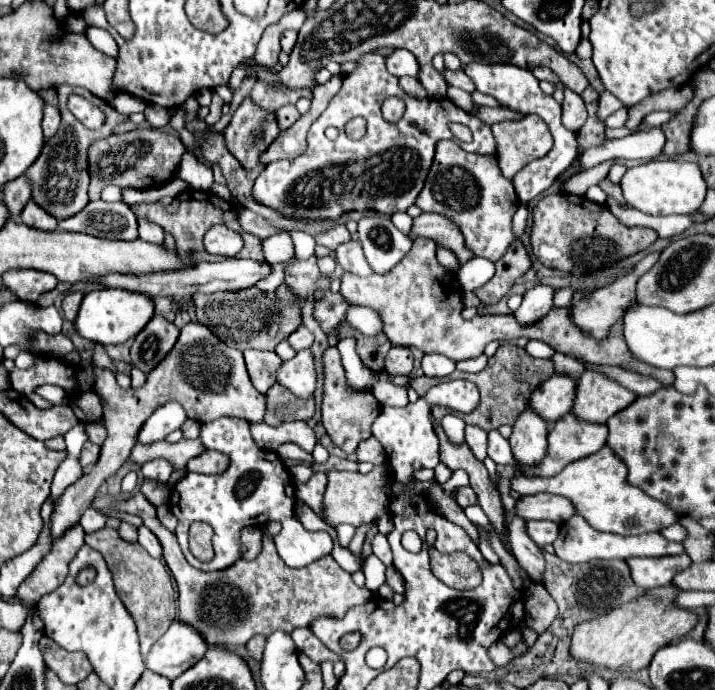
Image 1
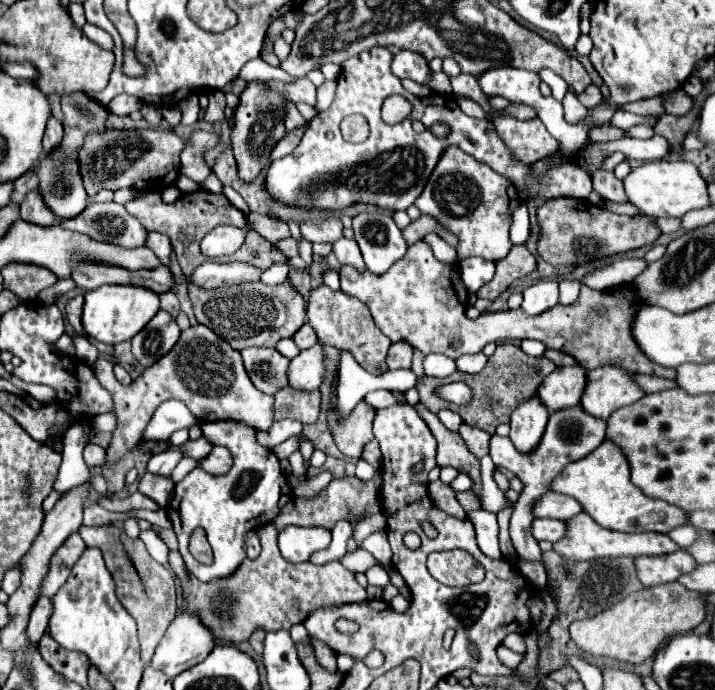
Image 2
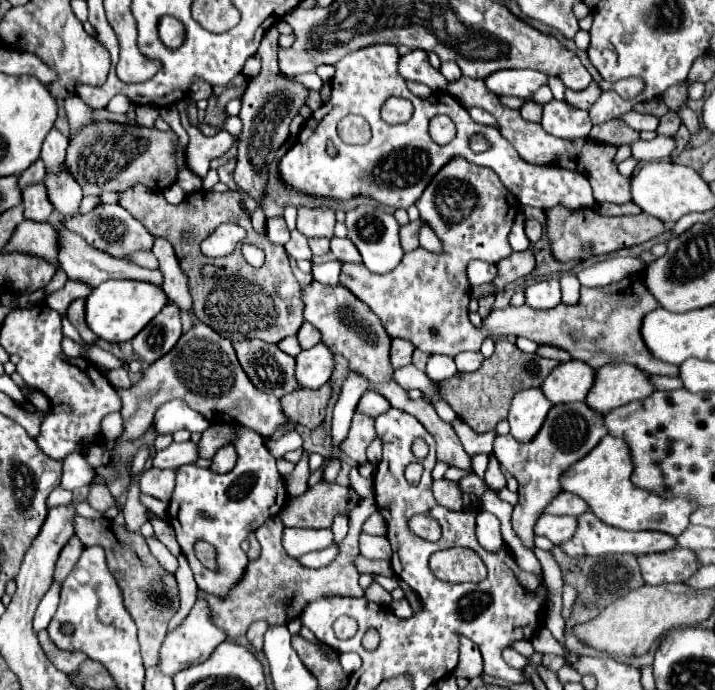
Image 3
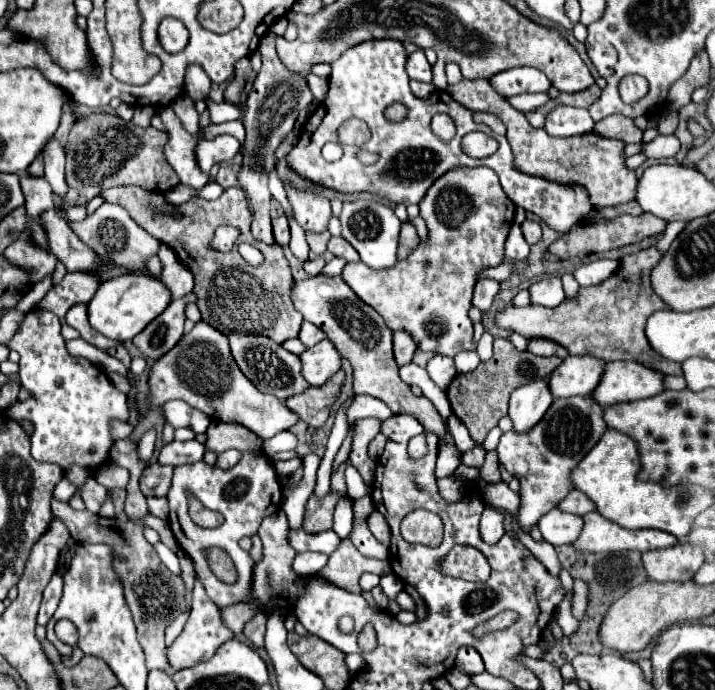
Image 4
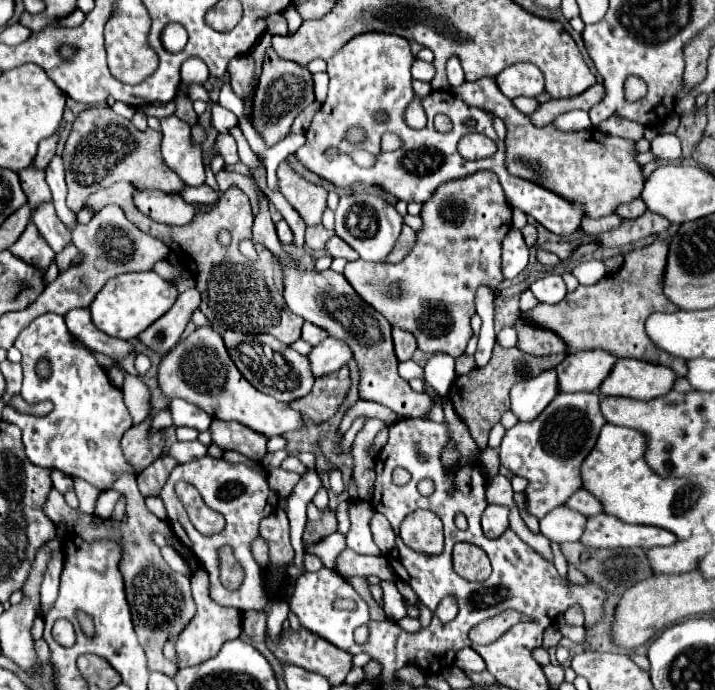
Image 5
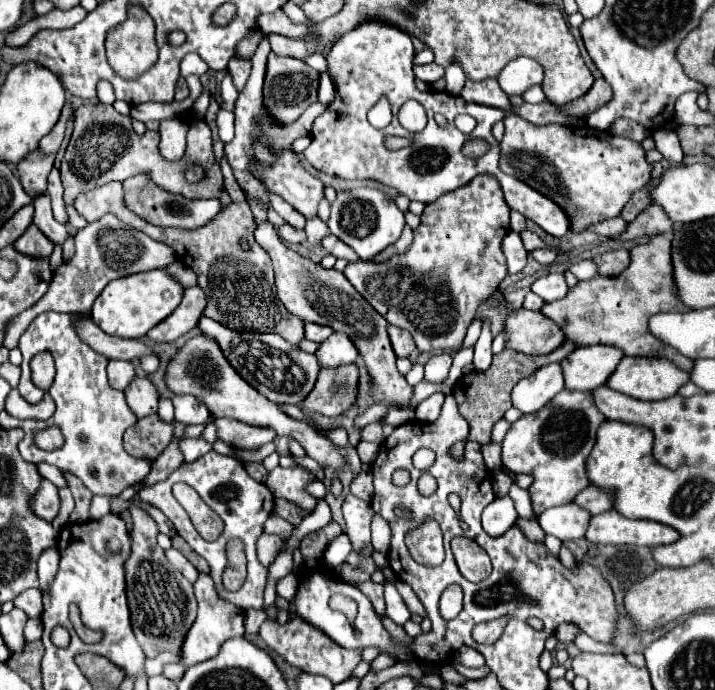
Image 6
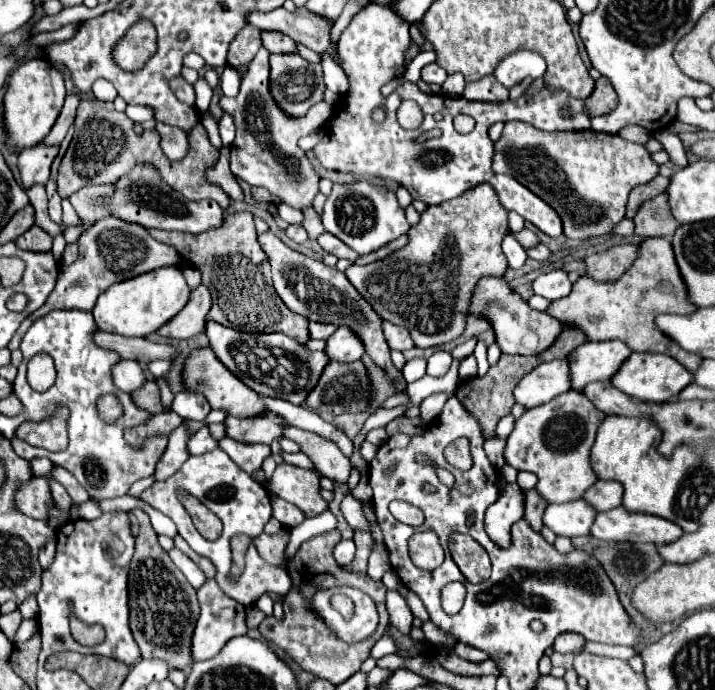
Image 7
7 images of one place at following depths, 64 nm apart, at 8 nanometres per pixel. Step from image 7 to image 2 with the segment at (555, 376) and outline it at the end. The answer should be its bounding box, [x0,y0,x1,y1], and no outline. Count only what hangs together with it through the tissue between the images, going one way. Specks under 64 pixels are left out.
[510,396,548,454]

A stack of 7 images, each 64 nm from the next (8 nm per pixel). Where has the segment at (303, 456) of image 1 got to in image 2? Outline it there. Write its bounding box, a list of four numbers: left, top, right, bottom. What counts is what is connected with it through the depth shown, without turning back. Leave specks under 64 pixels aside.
[274,440,298,460]

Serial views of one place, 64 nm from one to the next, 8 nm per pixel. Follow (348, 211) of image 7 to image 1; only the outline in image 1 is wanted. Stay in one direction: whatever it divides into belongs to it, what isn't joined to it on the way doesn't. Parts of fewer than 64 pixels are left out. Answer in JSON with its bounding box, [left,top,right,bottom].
[358,216,412,274]

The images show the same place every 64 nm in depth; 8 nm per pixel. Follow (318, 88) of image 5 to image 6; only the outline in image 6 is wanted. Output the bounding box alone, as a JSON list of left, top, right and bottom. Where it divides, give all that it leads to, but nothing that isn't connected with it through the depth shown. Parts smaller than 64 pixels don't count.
[318,72,334,104]

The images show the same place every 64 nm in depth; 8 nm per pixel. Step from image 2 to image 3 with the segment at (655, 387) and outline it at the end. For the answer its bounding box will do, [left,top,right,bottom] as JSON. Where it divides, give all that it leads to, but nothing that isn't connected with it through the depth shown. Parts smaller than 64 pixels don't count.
[650,376,682,390]

